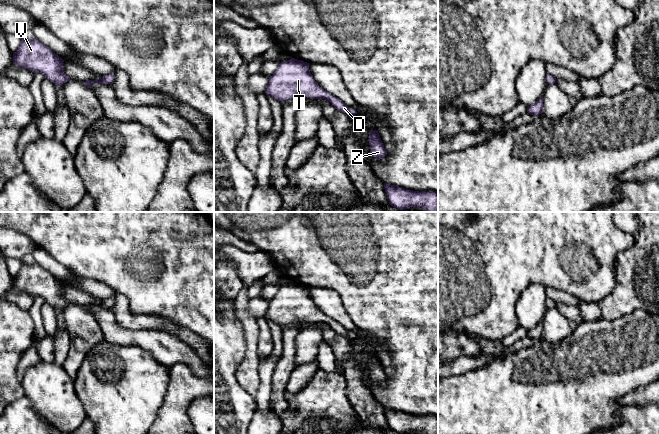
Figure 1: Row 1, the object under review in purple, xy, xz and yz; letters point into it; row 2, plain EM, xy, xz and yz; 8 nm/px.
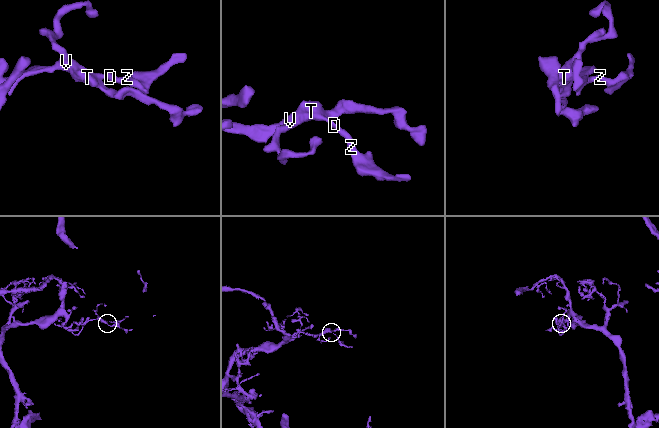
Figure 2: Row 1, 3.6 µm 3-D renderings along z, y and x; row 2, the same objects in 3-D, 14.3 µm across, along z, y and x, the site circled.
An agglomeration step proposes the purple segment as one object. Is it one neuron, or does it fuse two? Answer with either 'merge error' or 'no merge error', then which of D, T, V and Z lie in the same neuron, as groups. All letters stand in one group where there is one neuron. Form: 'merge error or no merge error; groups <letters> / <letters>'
no merge error; groups D T V Z

